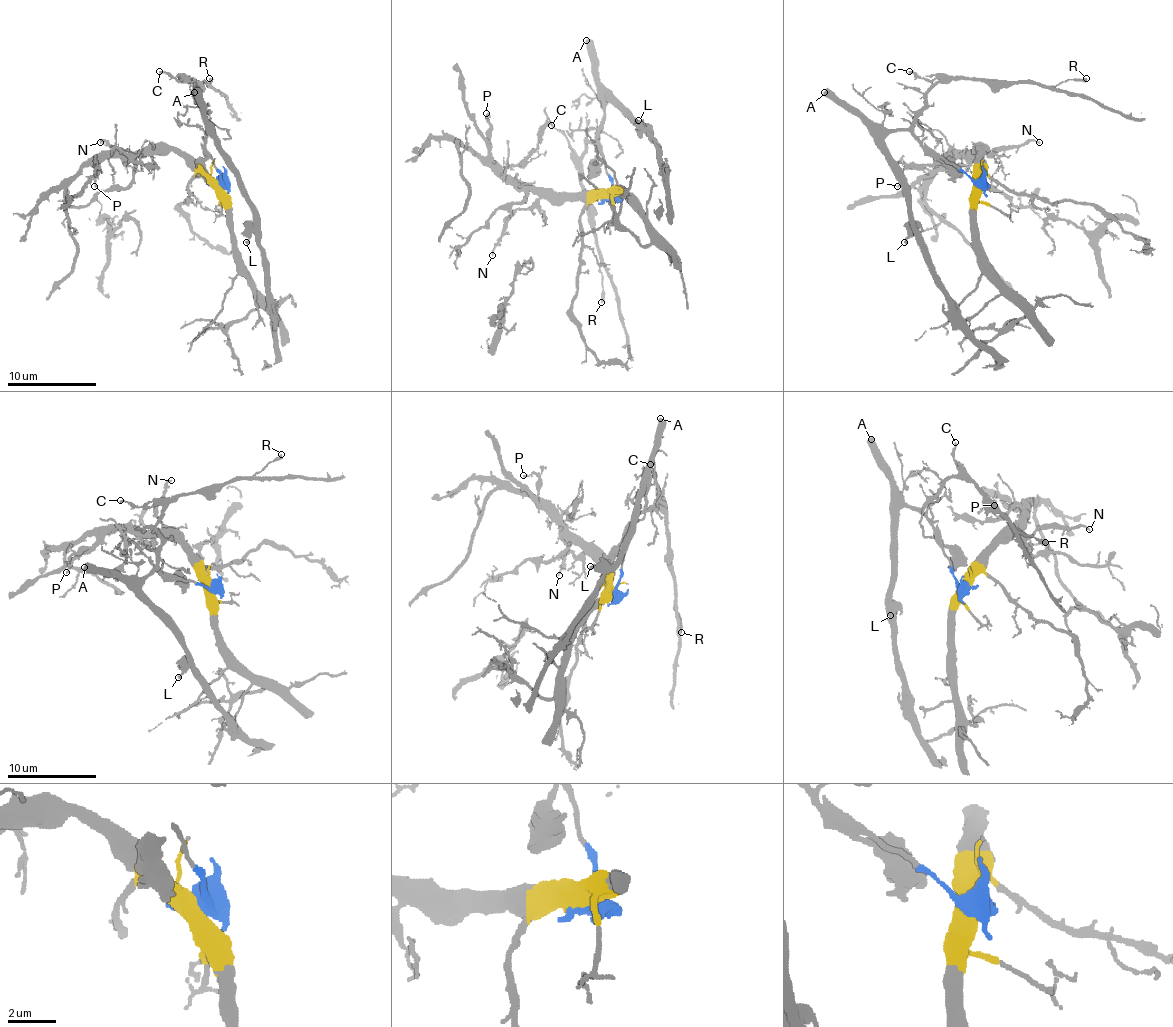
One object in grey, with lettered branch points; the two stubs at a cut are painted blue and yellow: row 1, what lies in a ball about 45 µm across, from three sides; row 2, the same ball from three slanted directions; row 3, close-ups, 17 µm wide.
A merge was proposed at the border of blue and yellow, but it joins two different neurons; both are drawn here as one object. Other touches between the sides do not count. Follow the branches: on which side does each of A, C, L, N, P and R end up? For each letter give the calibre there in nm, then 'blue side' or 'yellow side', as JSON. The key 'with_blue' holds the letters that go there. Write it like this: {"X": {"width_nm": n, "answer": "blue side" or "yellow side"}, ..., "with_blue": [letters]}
{"A": {"width_nm": 550, "answer": "blue side"}, "C": {"width_nm": 140, "answer": "blue side"}, "L": {"width_nm": 200, "answer": "blue side"}, "N": {"width_nm": 130, "answer": "yellow side"}, "P": {"width_nm": 130, "answer": "yellow side"}, "R": {"width_nm": 240, "answer": "blue side"}, "with_blue": ["A", "C", "L", "R"]}

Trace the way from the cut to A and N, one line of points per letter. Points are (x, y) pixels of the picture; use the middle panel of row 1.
A: (610, 198), (612, 180), (596, 140), (596, 128), (603, 120), (601, 82), (596, 77), (594, 50), (585, 39)
N: (610, 198), (538, 198), (512, 216), (491, 256)

